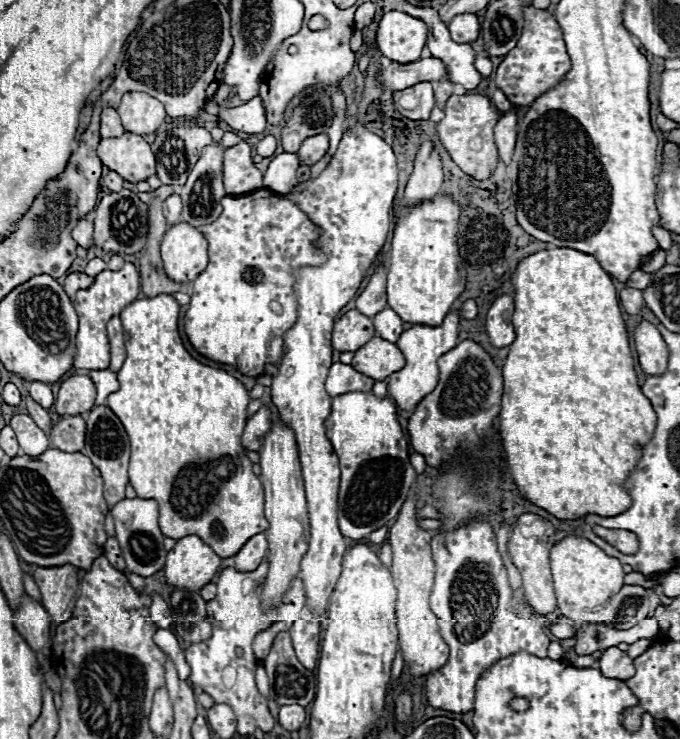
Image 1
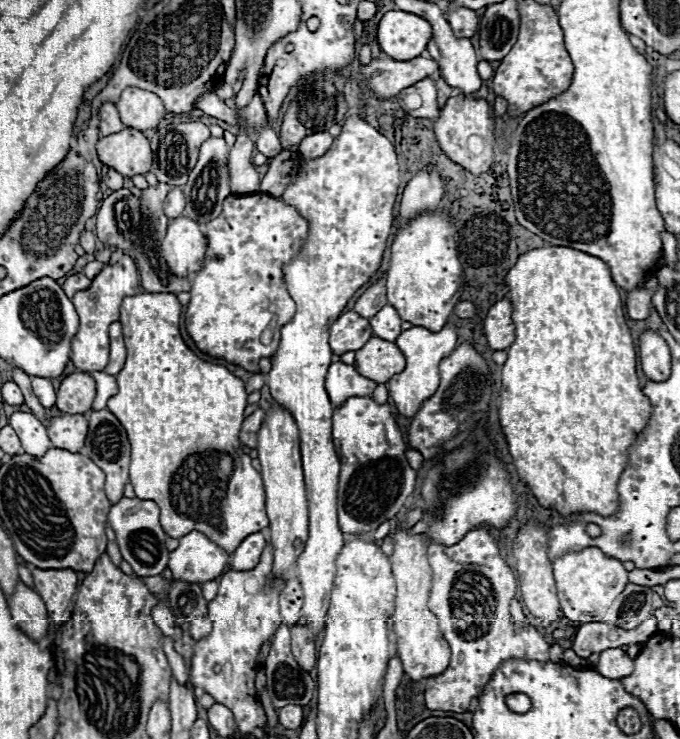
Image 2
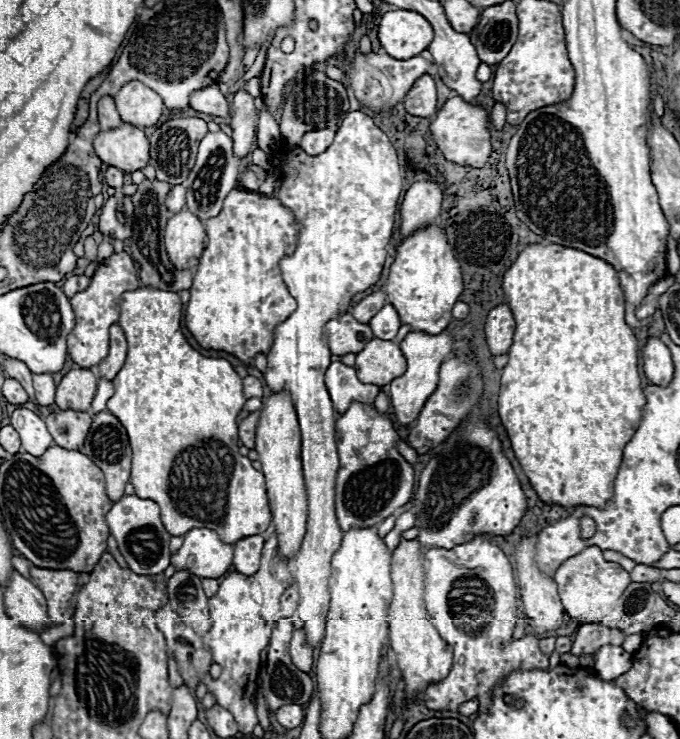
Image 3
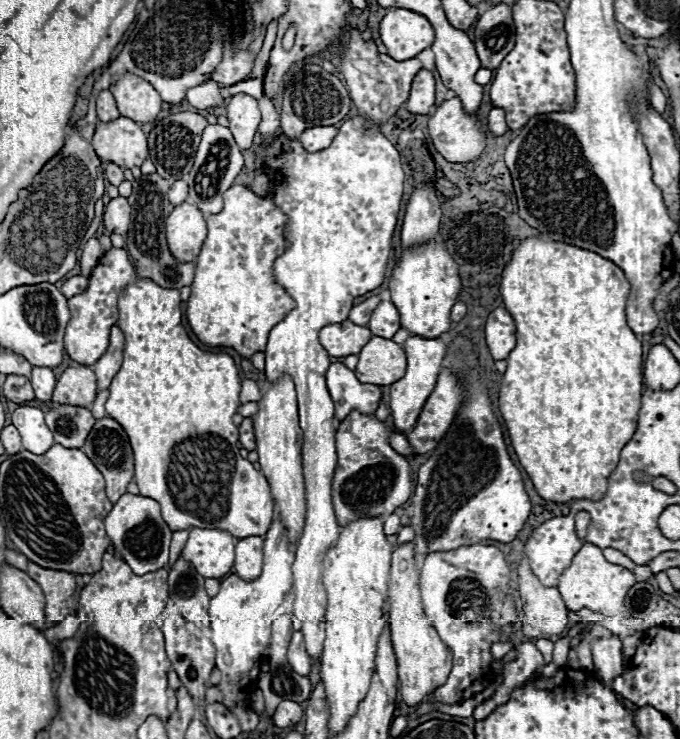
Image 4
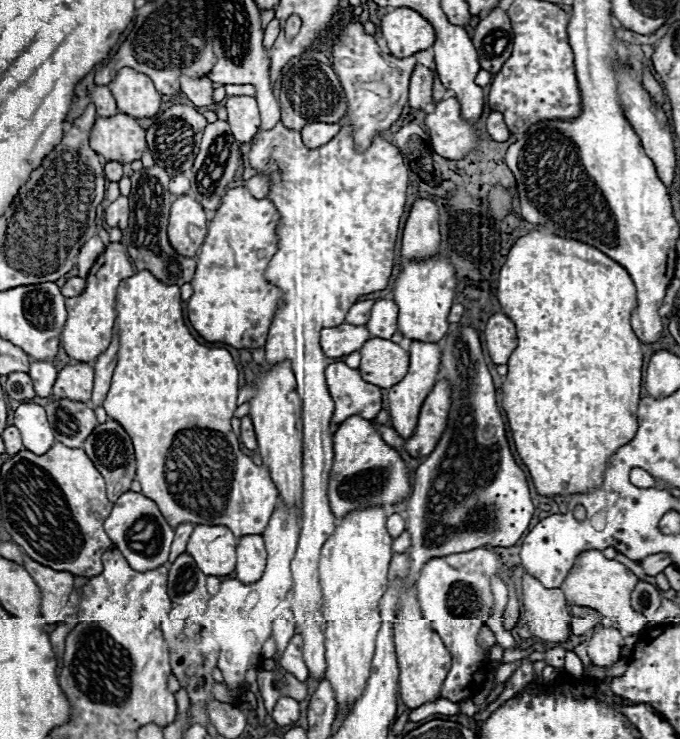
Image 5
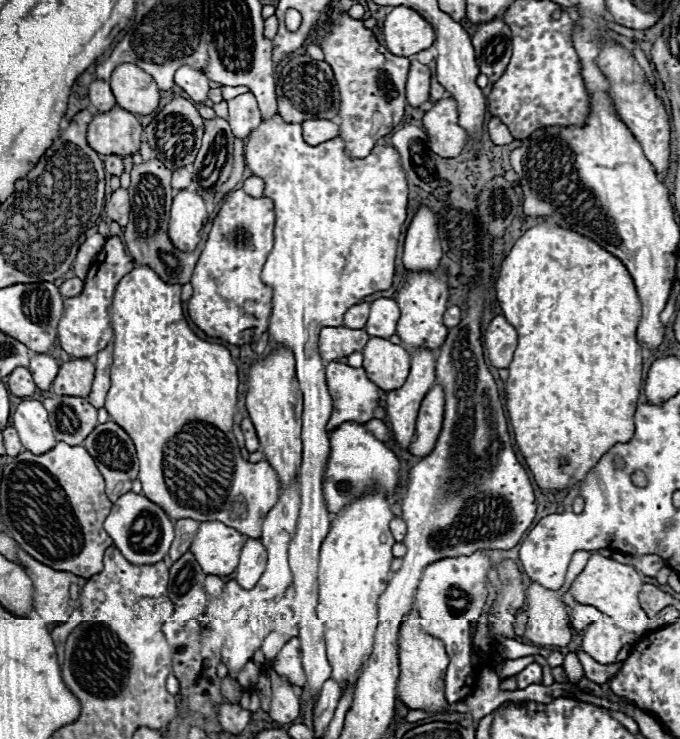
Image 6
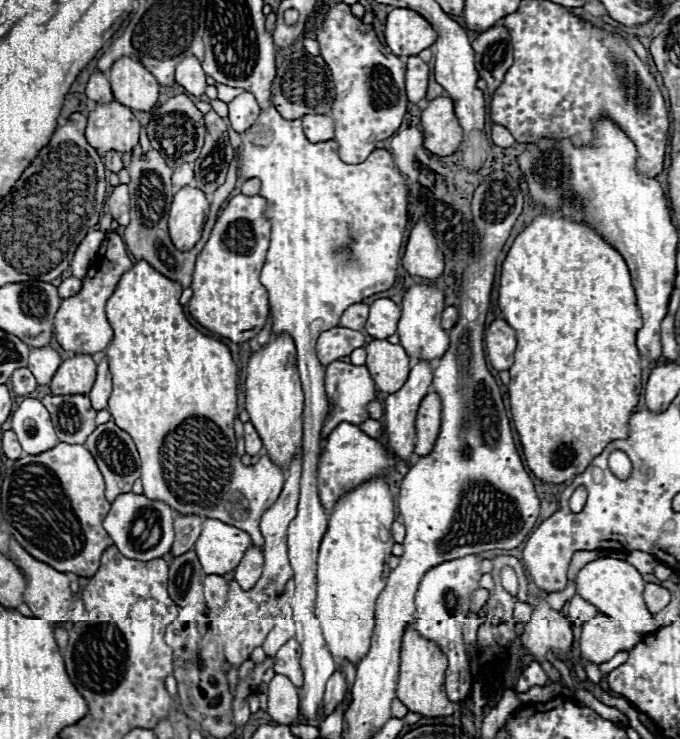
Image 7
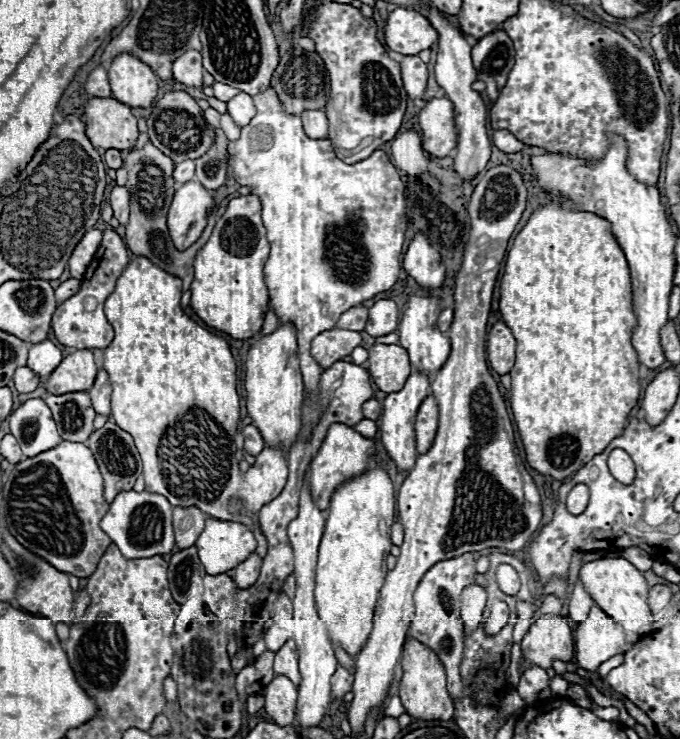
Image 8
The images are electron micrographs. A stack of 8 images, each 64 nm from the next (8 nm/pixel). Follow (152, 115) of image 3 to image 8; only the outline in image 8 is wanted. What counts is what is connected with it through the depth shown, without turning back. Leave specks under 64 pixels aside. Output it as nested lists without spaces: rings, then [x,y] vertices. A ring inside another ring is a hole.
[[[120,54],[108,68],[112,98],[132,108],[148,108],[158,94],[158,76],[132,54]]]

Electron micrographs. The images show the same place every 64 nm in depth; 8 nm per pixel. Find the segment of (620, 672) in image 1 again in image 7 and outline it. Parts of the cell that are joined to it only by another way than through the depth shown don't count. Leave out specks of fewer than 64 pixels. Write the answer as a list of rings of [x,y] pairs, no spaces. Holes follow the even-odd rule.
[[[596,616],[582,624],[580,652],[594,664],[612,660],[620,650],[630,650],[640,642],[640,634],[626,632],[606,616]]]

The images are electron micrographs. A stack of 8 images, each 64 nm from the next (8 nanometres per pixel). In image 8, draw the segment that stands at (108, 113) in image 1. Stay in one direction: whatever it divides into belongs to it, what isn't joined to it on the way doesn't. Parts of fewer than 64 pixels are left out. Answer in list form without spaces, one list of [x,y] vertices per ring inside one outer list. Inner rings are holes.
[[[98,66],[96,70],[90,72],[88,82],[86,82],[86,94],[88,94],[90,98],[94,98],[94,96],[98,96],[98,98],[110,98],[110,96],[112,96],[106,68]]]

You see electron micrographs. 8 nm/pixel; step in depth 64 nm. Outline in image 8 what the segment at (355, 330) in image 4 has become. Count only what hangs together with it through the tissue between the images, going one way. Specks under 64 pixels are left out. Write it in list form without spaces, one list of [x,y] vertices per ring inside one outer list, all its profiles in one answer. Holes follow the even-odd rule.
[[[332,328],[322,334],[318,334],[312,340],[312,354],[320,368],[330,368],[334,362],[342,360],[344,356],[350,356],[350,352],[362,344],[360,332]]]

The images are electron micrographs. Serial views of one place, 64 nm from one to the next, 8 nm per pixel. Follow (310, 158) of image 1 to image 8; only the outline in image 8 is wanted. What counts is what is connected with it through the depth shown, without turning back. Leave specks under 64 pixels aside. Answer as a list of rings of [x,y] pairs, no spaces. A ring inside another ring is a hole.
[[[306,110],[300,114],[302,122],[304,122],[304,132],[306,136],[320,140],[320,138],[328,138],[328,118],[322,110]]]

